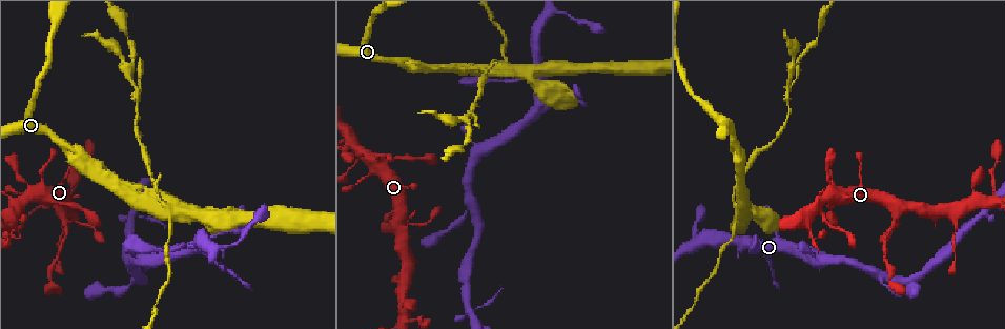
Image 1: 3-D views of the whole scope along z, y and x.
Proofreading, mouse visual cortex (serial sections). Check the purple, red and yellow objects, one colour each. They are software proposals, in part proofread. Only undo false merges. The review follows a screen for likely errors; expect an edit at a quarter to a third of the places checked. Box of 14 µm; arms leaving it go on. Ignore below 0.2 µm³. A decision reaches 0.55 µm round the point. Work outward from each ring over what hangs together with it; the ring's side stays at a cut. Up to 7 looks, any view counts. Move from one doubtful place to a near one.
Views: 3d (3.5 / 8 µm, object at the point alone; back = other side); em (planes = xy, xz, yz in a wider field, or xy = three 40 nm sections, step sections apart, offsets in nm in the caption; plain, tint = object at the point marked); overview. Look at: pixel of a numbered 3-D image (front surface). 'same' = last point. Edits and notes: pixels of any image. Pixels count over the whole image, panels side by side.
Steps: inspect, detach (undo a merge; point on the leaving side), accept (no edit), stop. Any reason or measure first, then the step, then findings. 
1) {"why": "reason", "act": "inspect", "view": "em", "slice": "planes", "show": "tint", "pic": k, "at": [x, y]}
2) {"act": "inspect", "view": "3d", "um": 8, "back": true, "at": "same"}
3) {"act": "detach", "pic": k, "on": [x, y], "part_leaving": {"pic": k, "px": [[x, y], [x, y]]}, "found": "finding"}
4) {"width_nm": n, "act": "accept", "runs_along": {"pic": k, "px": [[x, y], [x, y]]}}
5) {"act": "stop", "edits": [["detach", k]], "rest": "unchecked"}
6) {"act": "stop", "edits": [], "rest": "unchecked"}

{"why": "four arms meet", "act": "inspect", "view": "3d", "um": 3.5, "pic": 1, "at": [167, 208]}

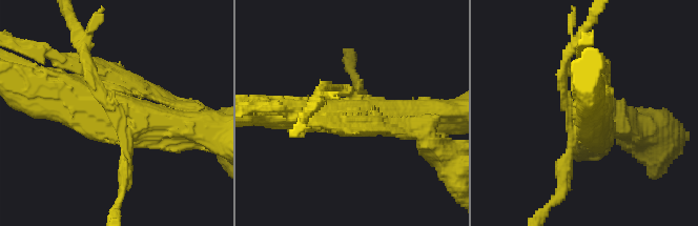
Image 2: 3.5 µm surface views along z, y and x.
{"act": "accept", "runs_along": {"pic": 2, "px": [[45, 90], [178, 126]]}, "found": "continuous, no second cell"}

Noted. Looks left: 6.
{"why": "thick turns thin", "act": "inspect", "view": "3d", "um": 8, "pic": 1, "at": [518, 79]}

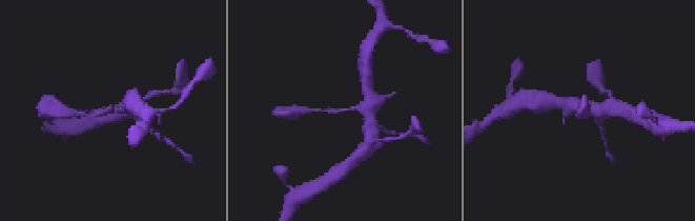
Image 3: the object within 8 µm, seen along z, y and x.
{"arm_widths_nm": [150, 500], "why": "now the EM", "act": "inspect", "view": "em", "slice": "xy", "step": 3, "show": "tint", "pic": 3, "at": [113, 108]}

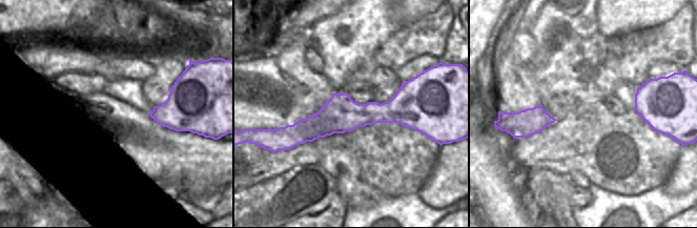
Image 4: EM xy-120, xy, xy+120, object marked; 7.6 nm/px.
{"width_nm": 280, "act": "accept", "runs_along": {"pic": 3, "px": [[370, 118], [370, 108], [318, 111]]}, "found": "continuous, no second cell"}

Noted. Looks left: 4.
{"why": "a fork", "act": "inspect", "view": "3d", "um": 8, "pic": 1, "at": [464, 116]}

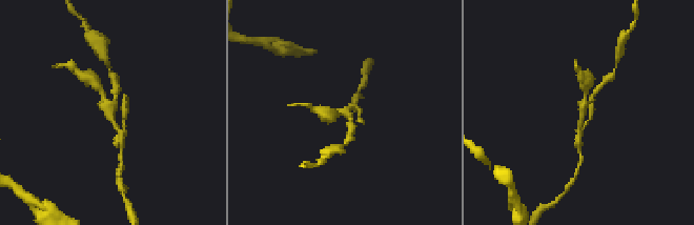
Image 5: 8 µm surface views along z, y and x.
{"act": "inspect", "view": "3d", "um": 3.5, "pic": 5, "at": [580, 115]}

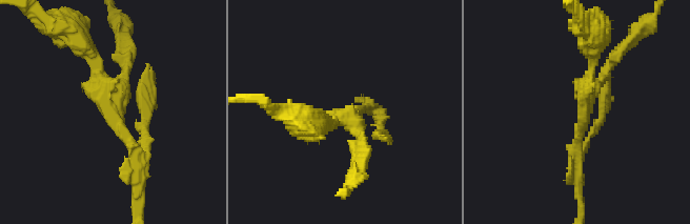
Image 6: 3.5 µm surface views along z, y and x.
{"why": "need the tissue", "act": "inspect", "view": "em", "slice": "planes", "show": "tint", "pic": 6, "at": [349, 114]}

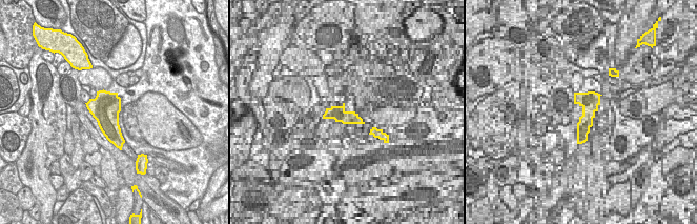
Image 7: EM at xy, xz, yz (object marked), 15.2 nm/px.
{"act": "accept", "found": "continuous, no second cell"}

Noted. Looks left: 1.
{"act": "stop", "edits": [], "rest": "unchecked"}

